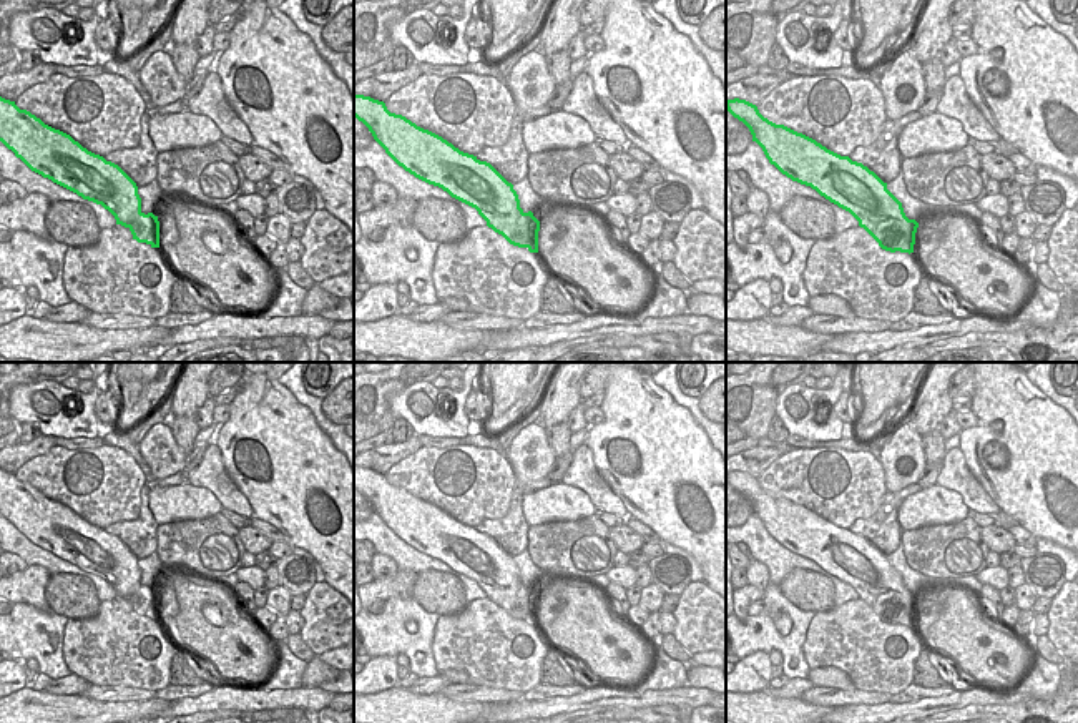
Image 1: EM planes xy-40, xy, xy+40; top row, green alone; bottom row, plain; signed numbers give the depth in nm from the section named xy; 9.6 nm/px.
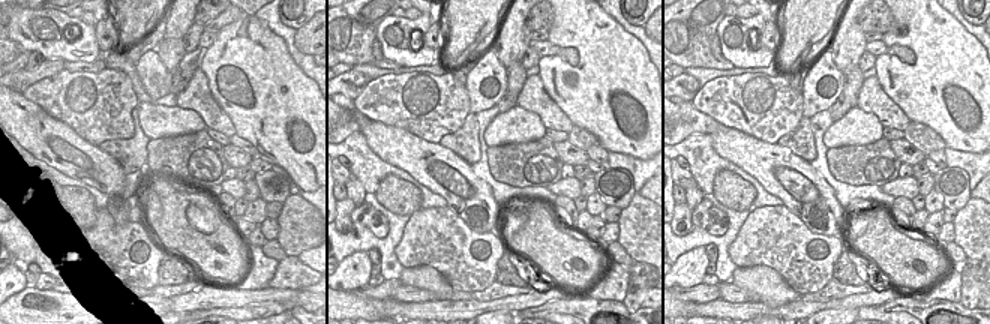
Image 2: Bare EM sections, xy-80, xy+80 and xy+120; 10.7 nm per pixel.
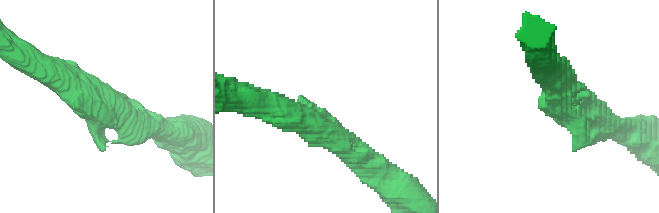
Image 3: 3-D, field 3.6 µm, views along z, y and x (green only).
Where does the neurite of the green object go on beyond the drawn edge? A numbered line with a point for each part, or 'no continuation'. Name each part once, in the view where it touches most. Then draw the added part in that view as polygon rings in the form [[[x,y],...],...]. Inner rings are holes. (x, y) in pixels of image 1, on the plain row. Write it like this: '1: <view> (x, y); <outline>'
no continuation

